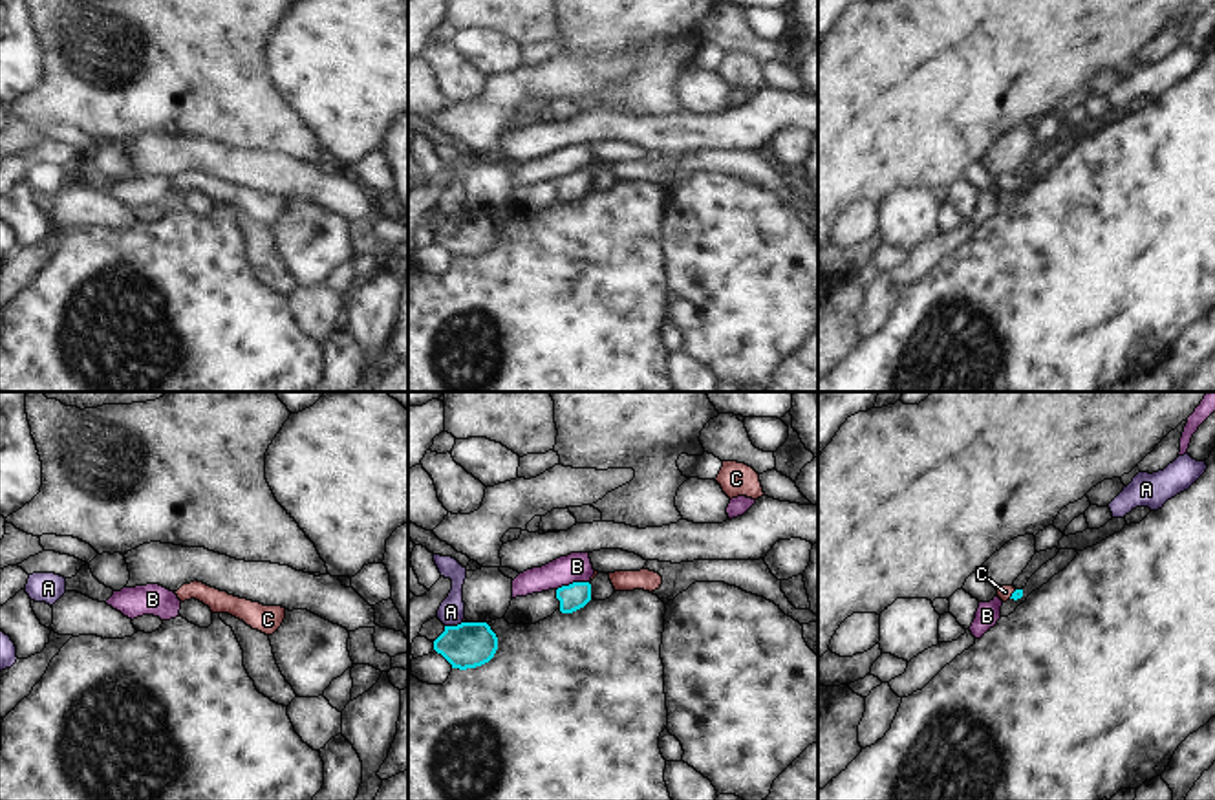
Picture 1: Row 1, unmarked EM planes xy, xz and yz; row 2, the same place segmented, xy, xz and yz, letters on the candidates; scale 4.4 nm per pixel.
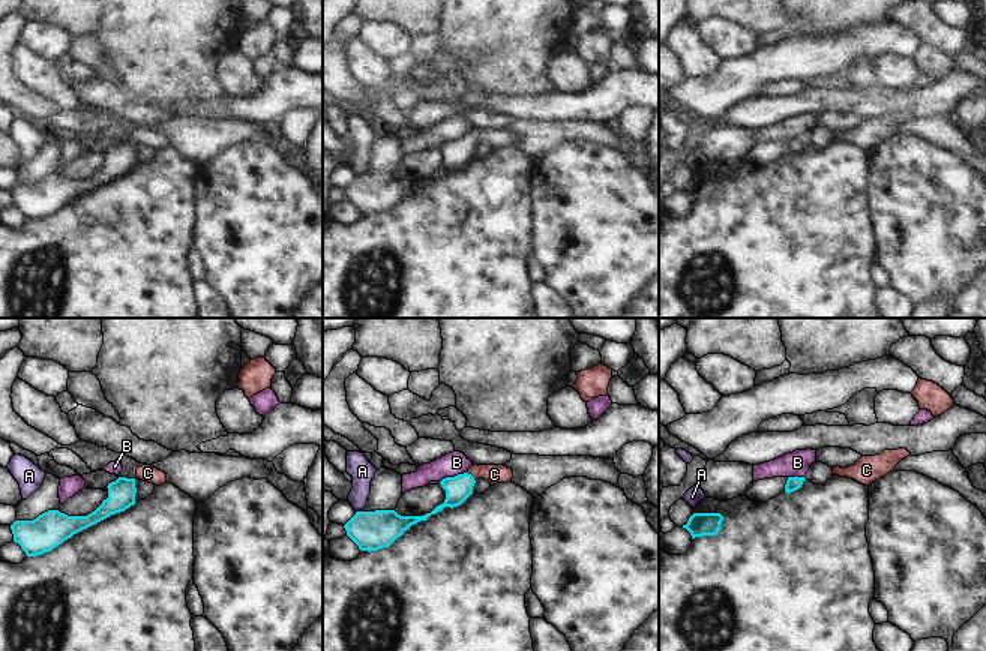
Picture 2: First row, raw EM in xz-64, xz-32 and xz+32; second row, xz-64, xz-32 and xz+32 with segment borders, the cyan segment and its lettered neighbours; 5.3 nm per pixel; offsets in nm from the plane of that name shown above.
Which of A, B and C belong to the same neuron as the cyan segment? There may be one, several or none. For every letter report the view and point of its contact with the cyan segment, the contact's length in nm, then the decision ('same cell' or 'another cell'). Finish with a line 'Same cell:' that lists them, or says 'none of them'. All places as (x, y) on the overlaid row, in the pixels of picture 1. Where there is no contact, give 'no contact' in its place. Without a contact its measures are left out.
A: contact xz (452, 627); length 80 nm; another cell
B: contact xz (573, 583); length 150 nm; another cell
C: contact yz (1012, 594); length 50 nm; same cell
Same cell: C

